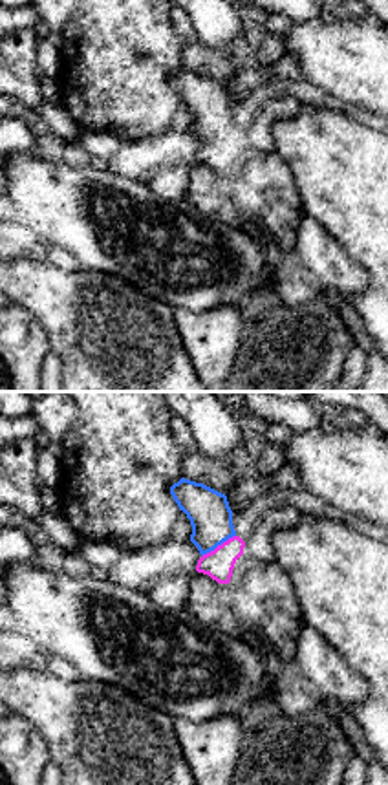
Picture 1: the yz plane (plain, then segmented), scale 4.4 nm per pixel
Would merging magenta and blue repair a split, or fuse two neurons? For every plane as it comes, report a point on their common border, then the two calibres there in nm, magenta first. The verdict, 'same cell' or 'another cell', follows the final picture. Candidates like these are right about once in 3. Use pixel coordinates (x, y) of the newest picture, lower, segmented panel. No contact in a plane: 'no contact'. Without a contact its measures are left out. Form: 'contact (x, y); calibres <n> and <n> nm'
contact (218, 546); calibres 140 and 190 nm

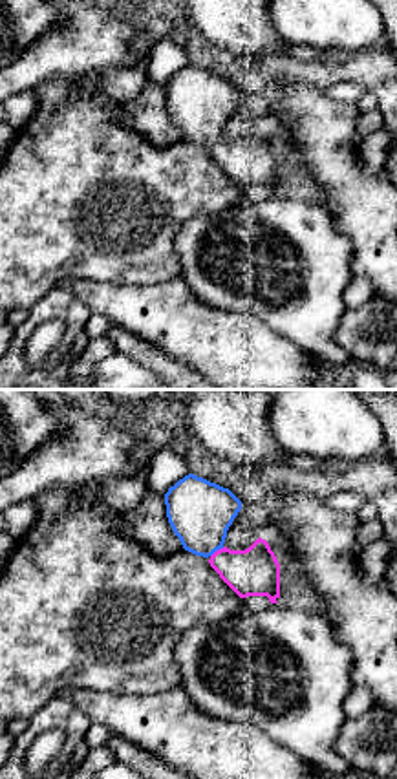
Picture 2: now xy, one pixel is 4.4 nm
contact (216, 551); calibres 220 and 280 nm

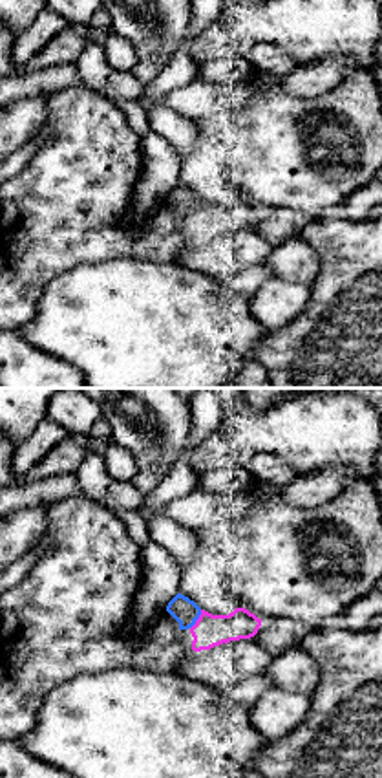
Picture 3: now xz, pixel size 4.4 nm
contact (198, 619); calibres 140 and 110 nm

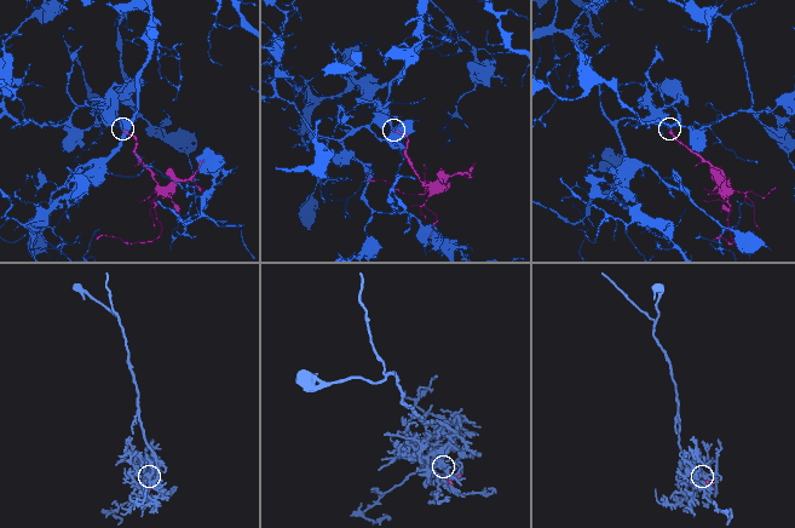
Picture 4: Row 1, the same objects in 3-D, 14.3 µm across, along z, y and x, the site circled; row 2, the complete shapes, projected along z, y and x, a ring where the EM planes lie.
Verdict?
same cell

